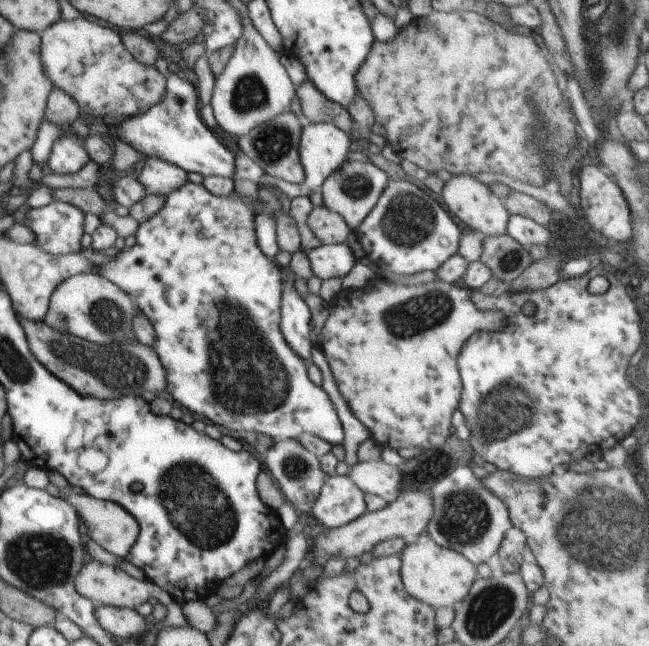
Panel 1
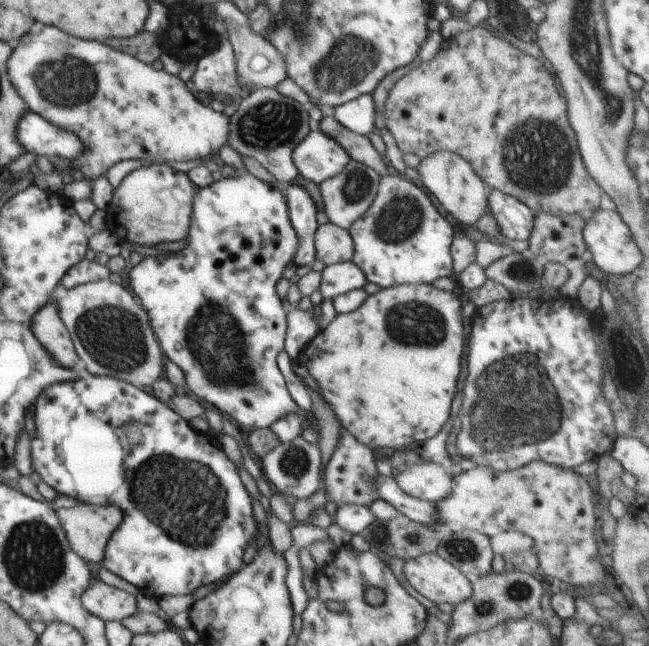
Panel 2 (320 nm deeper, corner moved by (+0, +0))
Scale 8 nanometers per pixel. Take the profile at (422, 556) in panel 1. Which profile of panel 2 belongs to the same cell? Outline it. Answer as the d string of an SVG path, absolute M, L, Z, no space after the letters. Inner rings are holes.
M435 552L410 558L404 566L404 575L418 594L435 605L449 603L455 606L472 595L470 580Z

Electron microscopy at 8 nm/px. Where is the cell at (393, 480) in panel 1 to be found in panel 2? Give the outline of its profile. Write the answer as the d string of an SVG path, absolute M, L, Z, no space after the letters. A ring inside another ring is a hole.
M424 462L424 464L408 464L401 468L395 480L406 494L435 504L450 496L454 487L452 478L453 475L449 470L432 462Z

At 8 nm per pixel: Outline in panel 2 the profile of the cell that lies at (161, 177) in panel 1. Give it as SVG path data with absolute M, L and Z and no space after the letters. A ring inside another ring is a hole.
M151 163L148 166L131 170L122 182L113 190L110 206L107 208L107 229L121 241L124 253L126 246L150 246L166 242L176 242L187 238L193 213L193 200L196 194L196 186L190 177L183 171L178 171L168 163Z

